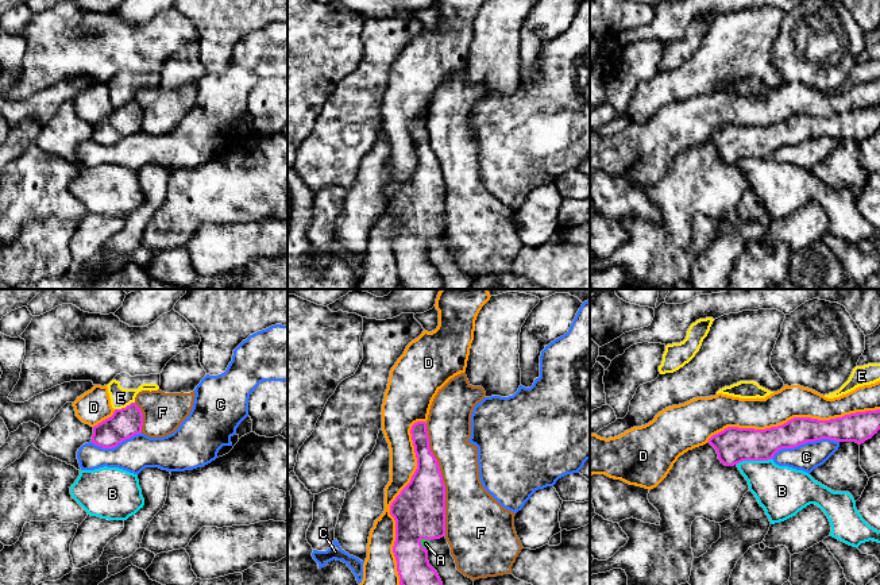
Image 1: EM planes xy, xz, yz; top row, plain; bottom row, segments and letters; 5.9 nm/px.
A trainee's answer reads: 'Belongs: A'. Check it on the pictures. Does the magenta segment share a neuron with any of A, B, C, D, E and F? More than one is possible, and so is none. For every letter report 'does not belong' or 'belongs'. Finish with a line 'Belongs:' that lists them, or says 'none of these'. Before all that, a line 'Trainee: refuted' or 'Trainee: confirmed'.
Trainee: confirmed
A: belongs
B: does not belong
C: does not belong
D: does not belong
E: does not belong
F: does not belong
Belongs: A

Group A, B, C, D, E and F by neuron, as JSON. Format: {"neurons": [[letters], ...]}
{"neurons": [["A"], ["B"], ["C"], ["D"], ["E"], ["F"]]}

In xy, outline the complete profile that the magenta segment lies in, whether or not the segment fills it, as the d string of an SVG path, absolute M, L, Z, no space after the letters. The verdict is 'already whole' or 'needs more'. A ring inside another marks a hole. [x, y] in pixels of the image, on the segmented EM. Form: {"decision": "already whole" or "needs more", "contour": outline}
{"decision": "already whole", "contour": "M131 403L115 409L113 415L93 427L92 443L103 449L113 449L126 439L142 432L143 413Z"}

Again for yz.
{"decision": "already whole", "contour": "M876 409L830 420L794 417L765 430L727 427L713 435L707 443L717 450L721 463L734 466L742 461L768 461L781 449L794 449L821 439L861 444L879 430L880 409Z"}

